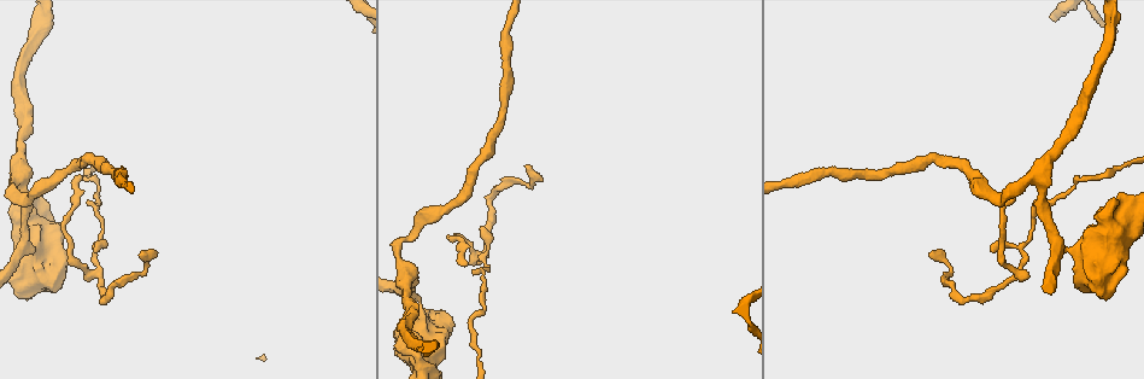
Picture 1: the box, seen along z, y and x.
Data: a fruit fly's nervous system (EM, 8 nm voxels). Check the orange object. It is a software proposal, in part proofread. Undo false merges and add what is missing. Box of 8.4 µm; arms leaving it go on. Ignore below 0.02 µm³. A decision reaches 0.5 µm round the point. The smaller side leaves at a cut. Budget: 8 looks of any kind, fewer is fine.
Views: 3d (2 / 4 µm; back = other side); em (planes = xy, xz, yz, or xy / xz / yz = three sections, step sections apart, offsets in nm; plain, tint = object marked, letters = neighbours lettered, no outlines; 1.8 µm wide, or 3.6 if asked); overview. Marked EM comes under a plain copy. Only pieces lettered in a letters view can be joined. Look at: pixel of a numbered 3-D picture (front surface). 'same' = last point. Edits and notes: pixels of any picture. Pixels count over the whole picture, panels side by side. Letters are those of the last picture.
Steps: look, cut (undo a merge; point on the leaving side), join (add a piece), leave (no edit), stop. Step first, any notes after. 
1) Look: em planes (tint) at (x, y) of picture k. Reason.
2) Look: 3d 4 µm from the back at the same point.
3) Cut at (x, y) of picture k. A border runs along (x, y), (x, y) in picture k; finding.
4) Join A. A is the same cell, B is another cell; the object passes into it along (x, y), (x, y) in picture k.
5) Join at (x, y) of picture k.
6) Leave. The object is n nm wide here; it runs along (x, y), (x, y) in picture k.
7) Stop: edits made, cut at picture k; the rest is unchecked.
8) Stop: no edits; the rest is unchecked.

Look: em xz step 8 (tint) at (466, 264) of picture 1. End of a long branch.

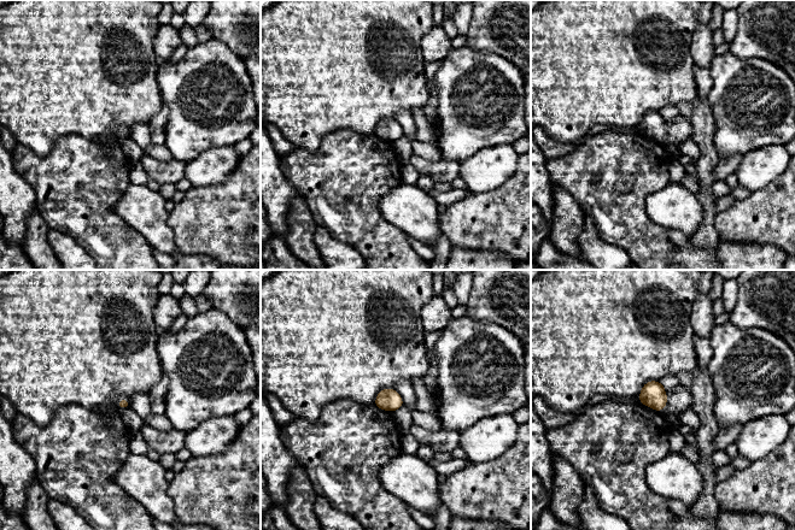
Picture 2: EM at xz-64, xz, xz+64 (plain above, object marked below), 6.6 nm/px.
Look: em planes (letters) at the same point. Another direction.

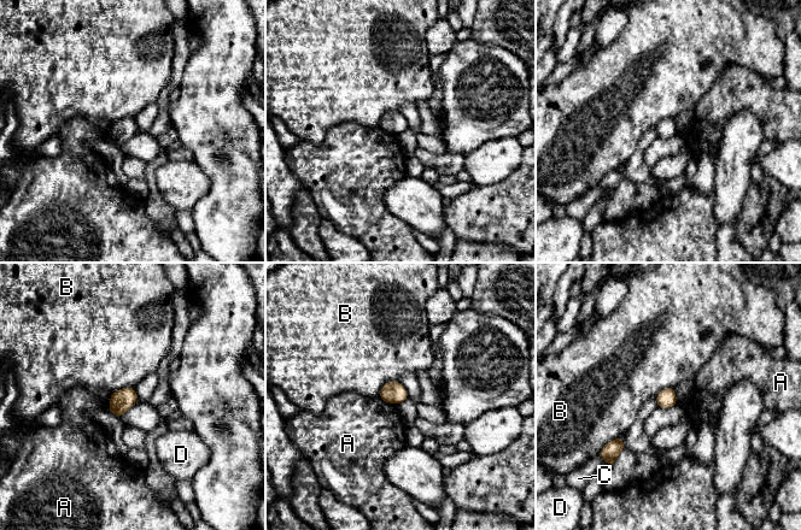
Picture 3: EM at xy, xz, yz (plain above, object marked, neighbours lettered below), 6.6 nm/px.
Leave. A, B, C and D are other cells; a border runs along (379, 396), (396, 405) in picture 3; no lettered piece goes on from it.

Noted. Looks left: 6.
Look: em 3.6 µm xz step 8 (letters) at (30, 231) of picture 1. Sharp bend.

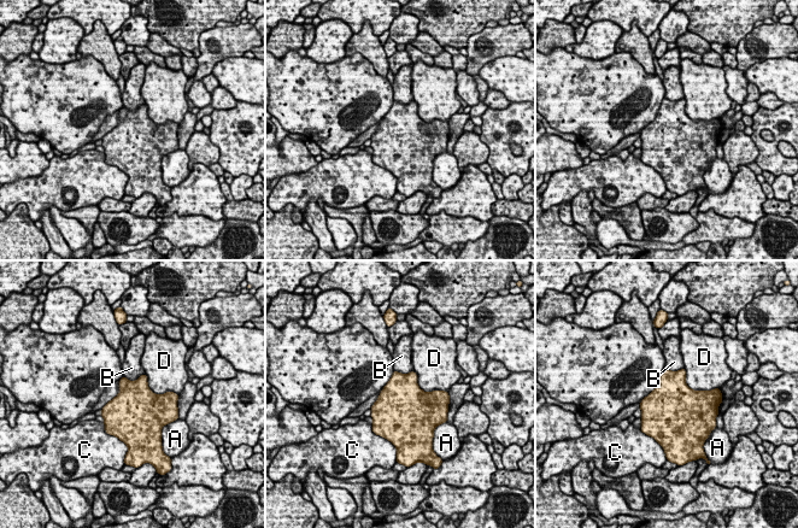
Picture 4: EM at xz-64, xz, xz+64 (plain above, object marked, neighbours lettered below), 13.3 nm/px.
Leave. A, B, C and D are other cells; a border runs along (144, 373), (134, 380), (123, 376) in picture 4; all the same neuron.

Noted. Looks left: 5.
Look: em xy step 4 (tint) at (93, 272) of picture 1.

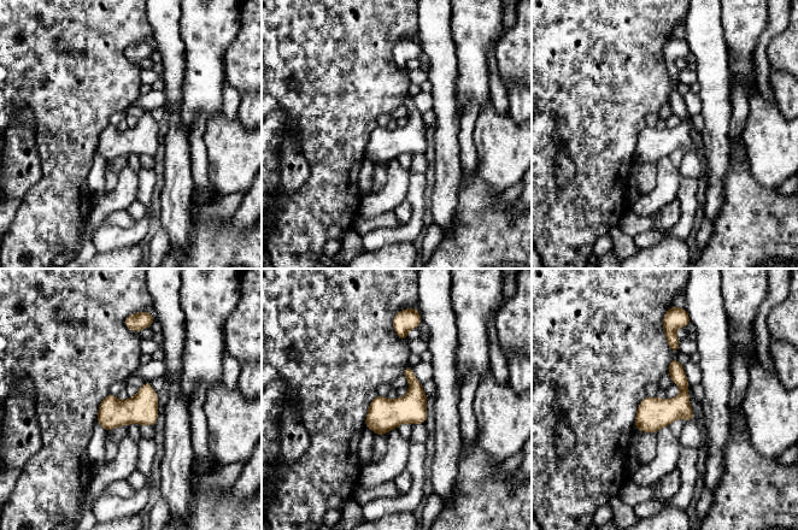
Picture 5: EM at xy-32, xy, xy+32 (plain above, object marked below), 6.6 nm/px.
Look: em xy step 4 (letters) at the same point. What lies round it.

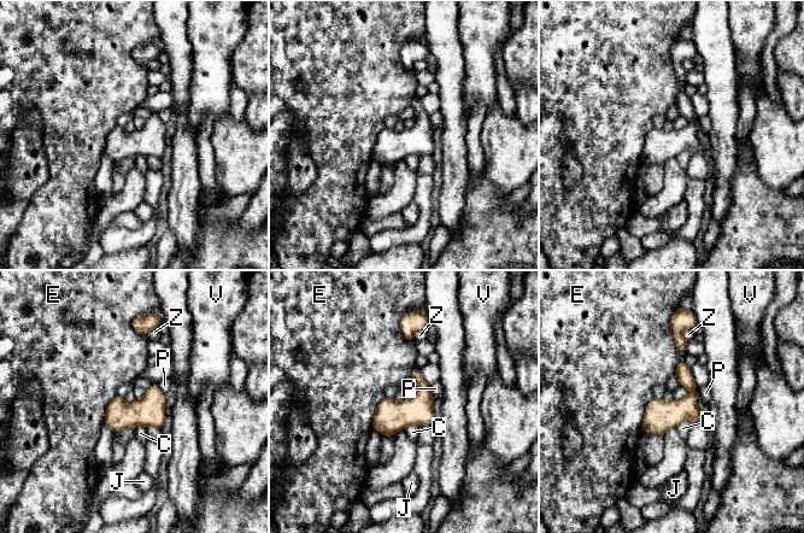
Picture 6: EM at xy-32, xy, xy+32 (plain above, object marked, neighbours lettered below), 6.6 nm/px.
Leave. The longest contact is with E, 240 nm; C, E, J, P, V and Z are other cells; a border runs along (694, 422), (682, 421), (676, 427) in picture 6; all the same neuron.

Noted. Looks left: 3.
Look: em yz step 8 (tint) at (145, 268) of picture 1.

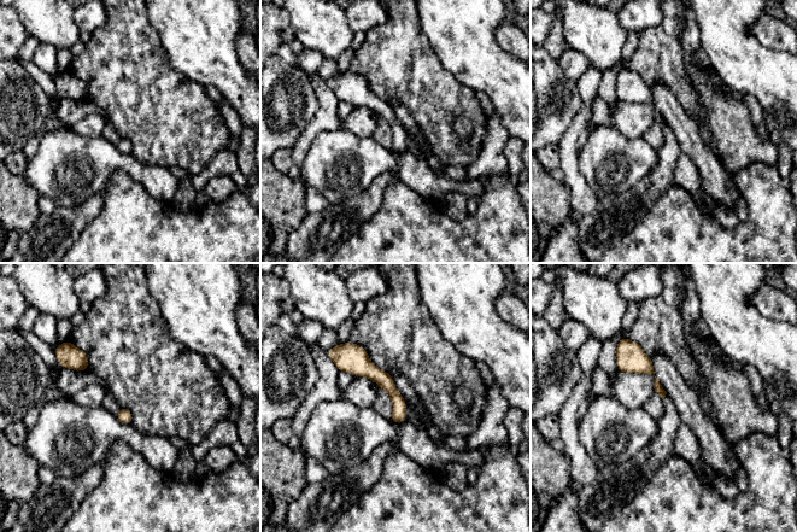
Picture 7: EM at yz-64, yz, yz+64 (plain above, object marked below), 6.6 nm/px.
Look: em yz step 8 (letters) at the same point.

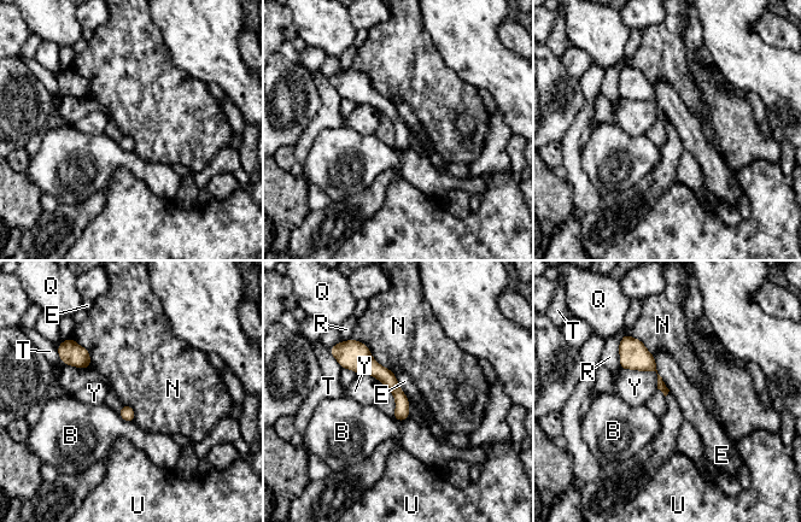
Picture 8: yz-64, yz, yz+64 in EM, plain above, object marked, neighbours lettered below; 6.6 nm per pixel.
Leave. The object is 60 nm wide here; B, E, N, Q, R, T, U and Y are other cells; it runs along (343, 350), (393, 386), (404, 416) in picture 8; continuous, no second neuron.

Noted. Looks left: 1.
Stop: no edits; the rest is unchecked.

